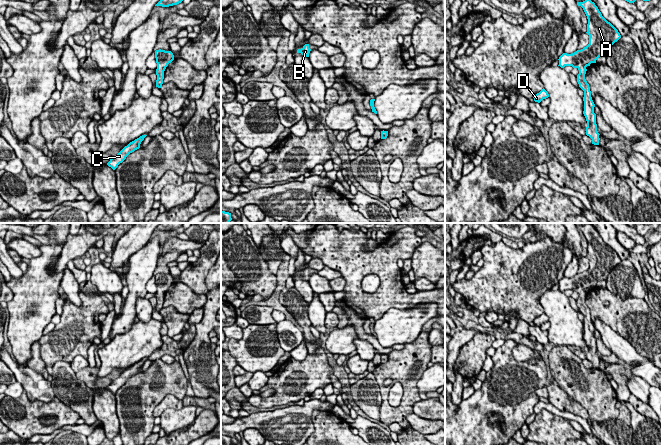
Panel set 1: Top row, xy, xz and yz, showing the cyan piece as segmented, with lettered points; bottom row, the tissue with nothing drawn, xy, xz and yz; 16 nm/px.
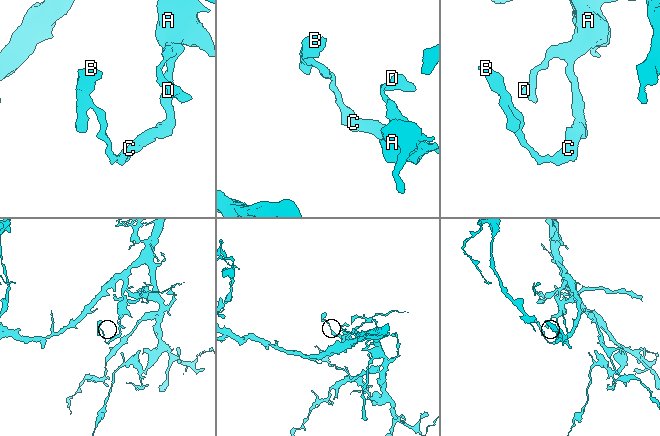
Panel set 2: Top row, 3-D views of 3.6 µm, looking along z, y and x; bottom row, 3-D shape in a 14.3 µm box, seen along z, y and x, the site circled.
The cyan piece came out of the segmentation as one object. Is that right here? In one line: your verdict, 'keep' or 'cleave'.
keep

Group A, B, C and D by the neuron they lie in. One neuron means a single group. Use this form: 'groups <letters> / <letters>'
groups A B C D

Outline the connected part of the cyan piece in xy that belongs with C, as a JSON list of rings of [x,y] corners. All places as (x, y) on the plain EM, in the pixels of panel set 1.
[[[142,359],[134,365],[130,366],[117,379],[113,380],[107,387],[107,389],[111,391],[113,394],[115,394],[118,391],[118,389],[122,387],[130,377],[140,372],[140,368],[146,360],[147,359]]]

